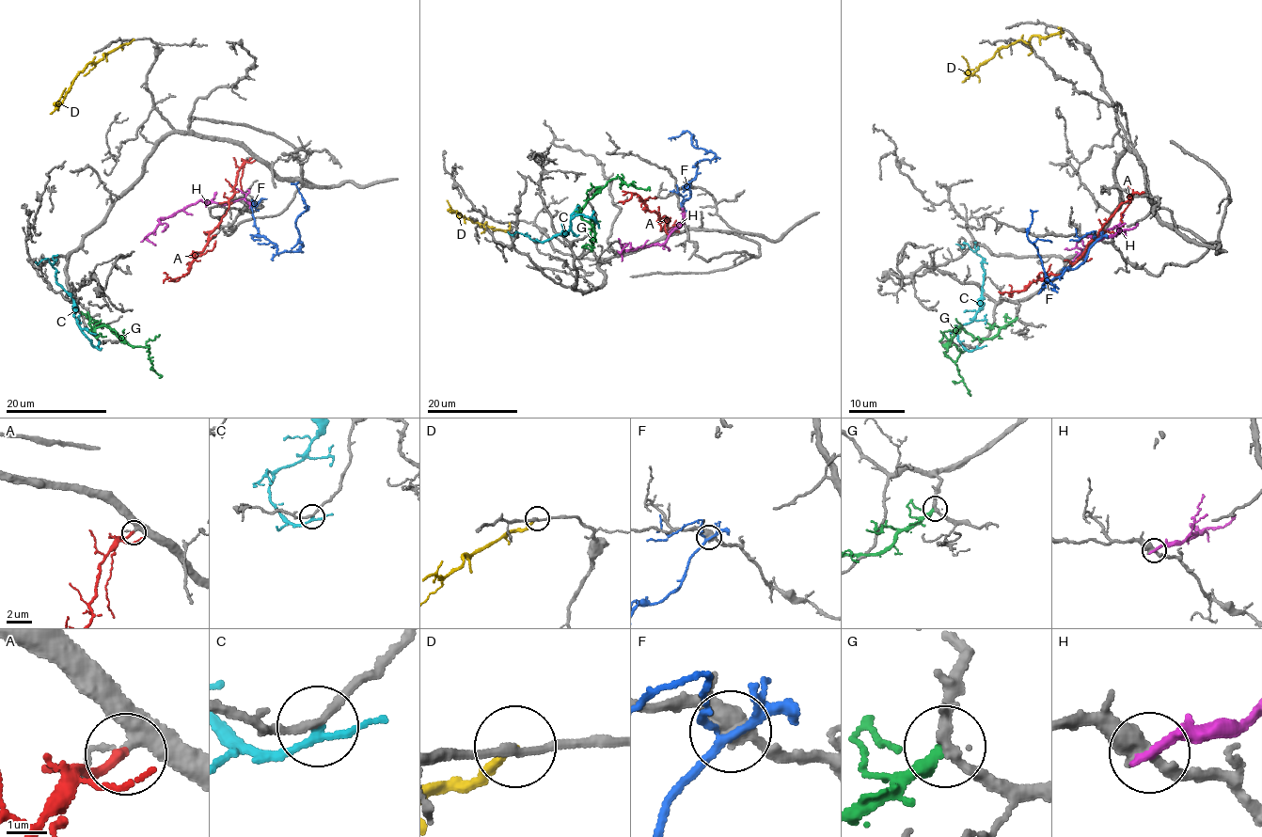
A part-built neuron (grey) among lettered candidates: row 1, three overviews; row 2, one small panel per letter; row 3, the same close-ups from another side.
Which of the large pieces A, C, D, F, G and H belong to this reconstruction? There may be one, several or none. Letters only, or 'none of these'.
A

